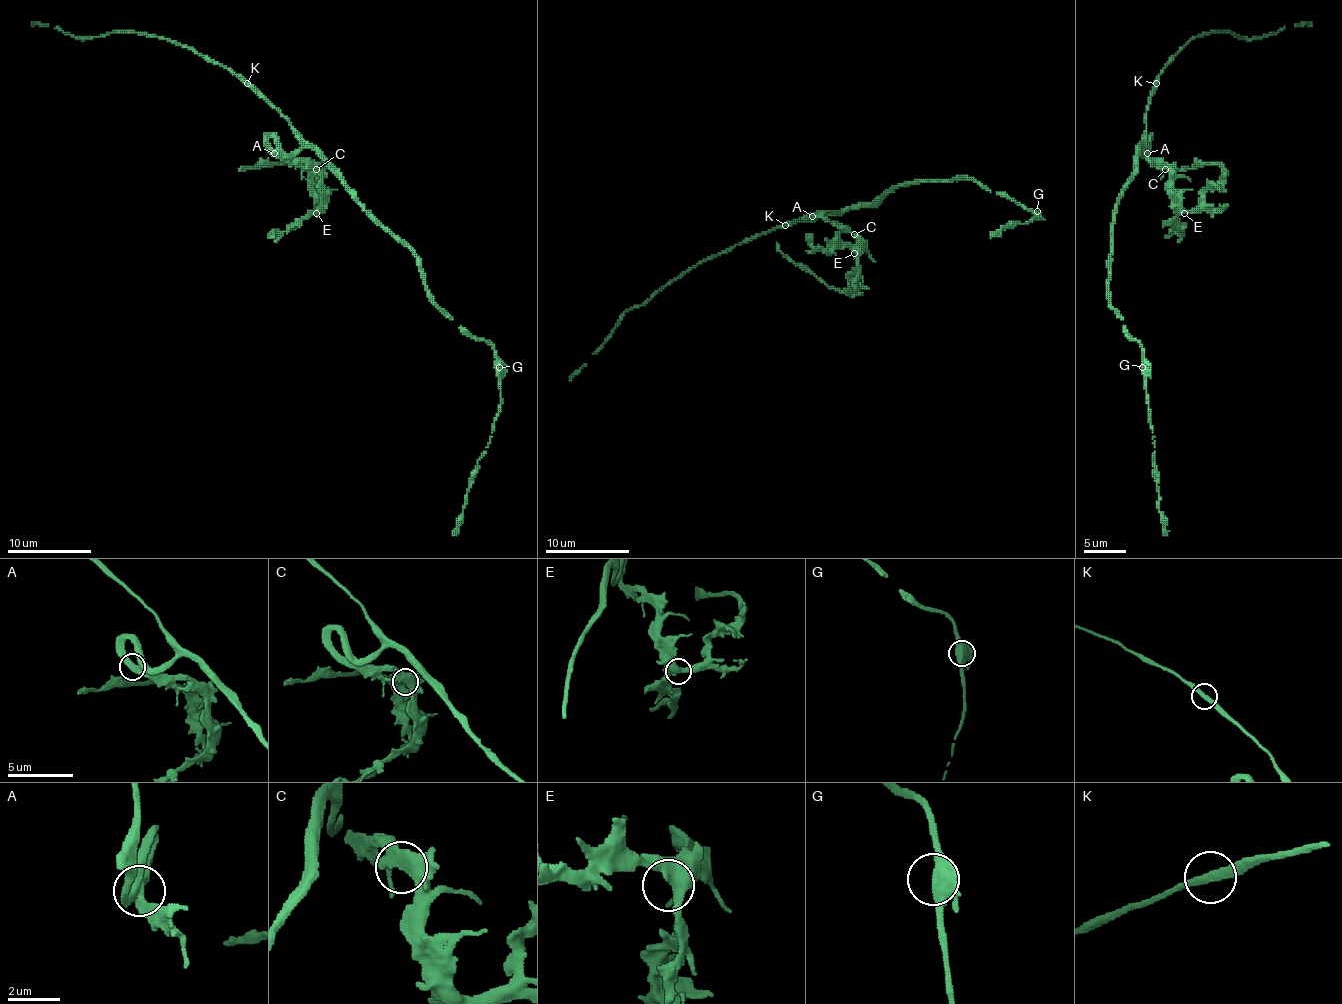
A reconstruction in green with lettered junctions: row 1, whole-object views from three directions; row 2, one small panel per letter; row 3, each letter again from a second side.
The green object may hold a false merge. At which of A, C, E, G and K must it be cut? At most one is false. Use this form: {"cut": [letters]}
{"cut": []}

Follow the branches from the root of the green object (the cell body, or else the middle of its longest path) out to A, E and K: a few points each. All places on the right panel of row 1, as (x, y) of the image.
A: (1125, 190), (1125, 183), (1134, 171), (1136, 152), (1142, 148), (1142, 154), (1146, 154)
E: (1125, 190), (1134, 171), (1134, 156), (1142, 148), (1142, 154), (1155, 158), (1171, 175), (1171, 200), (1184, 213)
K: (1125, 190), (1125, 183), (1134, 171), (1138, 143), (1146, 131), (1148, 97), (1157, 83)

